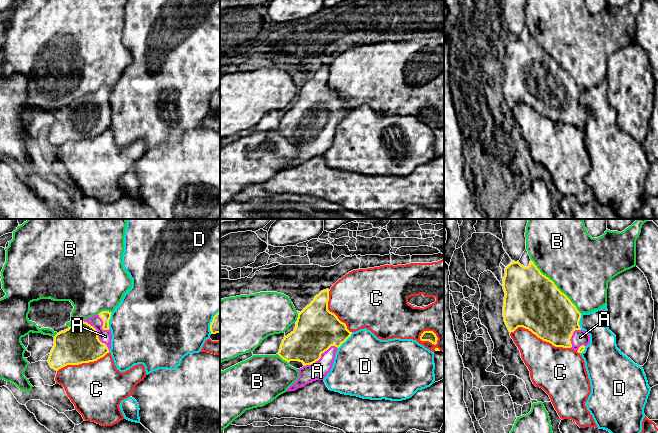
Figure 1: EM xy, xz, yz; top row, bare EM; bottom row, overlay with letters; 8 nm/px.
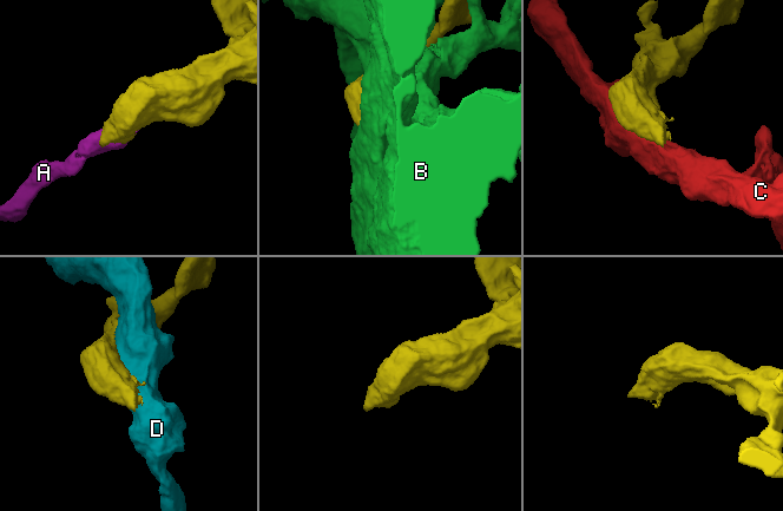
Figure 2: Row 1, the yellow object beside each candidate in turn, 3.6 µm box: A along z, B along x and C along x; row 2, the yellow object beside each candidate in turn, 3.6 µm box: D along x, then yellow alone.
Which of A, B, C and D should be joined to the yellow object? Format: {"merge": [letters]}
{"merge": ["A"]}

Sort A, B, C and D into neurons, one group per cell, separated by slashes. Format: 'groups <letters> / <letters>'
groups A / B / C / D

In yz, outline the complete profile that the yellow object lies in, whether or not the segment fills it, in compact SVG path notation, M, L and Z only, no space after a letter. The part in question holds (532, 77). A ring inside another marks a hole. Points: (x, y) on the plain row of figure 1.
M532 36L528 43L524 43L519 37L512 37L505 44L503 65L503 93L510 109L523 103L555 123L584 128L590 119L590 111L580 104L581 89L554 58L540 48Z

